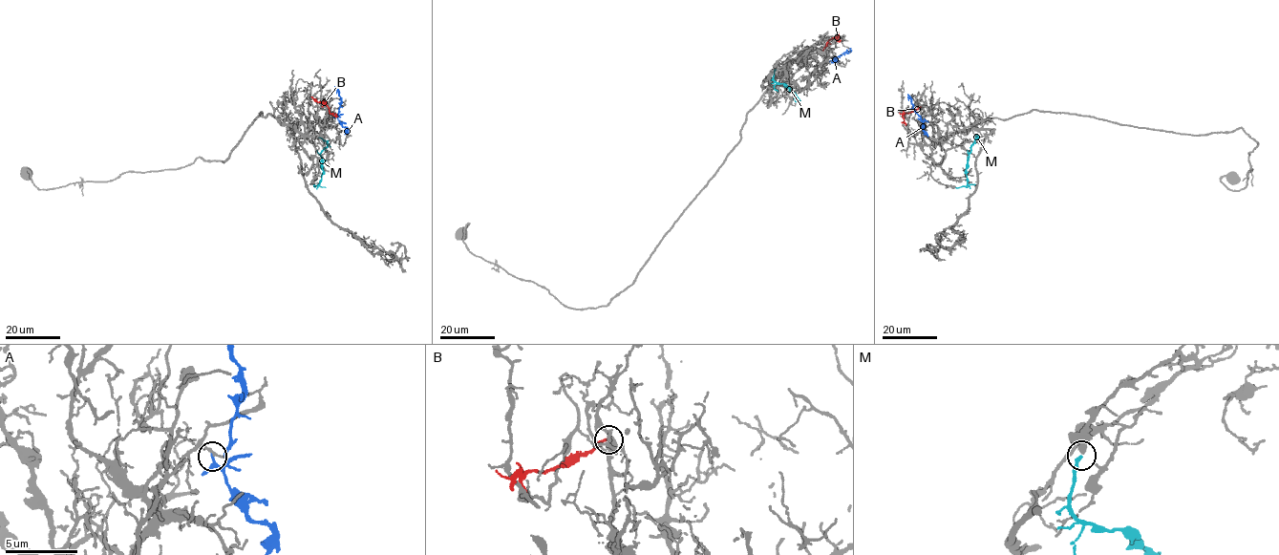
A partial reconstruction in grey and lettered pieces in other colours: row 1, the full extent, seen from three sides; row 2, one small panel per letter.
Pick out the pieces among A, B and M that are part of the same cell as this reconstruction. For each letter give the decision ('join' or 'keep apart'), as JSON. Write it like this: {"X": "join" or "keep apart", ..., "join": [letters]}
{"A": "keep apart", "B": "keep apart", "M": "join", "join": ["M"]}

